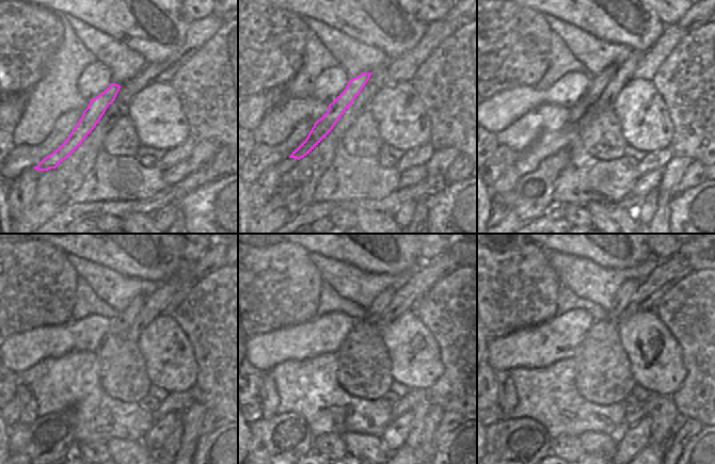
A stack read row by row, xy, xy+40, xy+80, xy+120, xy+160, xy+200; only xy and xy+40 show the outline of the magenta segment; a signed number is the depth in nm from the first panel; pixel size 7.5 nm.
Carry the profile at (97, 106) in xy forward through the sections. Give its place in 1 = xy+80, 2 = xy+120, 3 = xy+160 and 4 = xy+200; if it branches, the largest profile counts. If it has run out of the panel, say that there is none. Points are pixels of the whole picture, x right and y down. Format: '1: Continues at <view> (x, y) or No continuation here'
1: Continues at xy+80 (599, 82)
2: Continues at xy+120 (120, 324)
3: Continues at xy+160 (381, 302)
4: Continues at xy+200 (625, 292).

